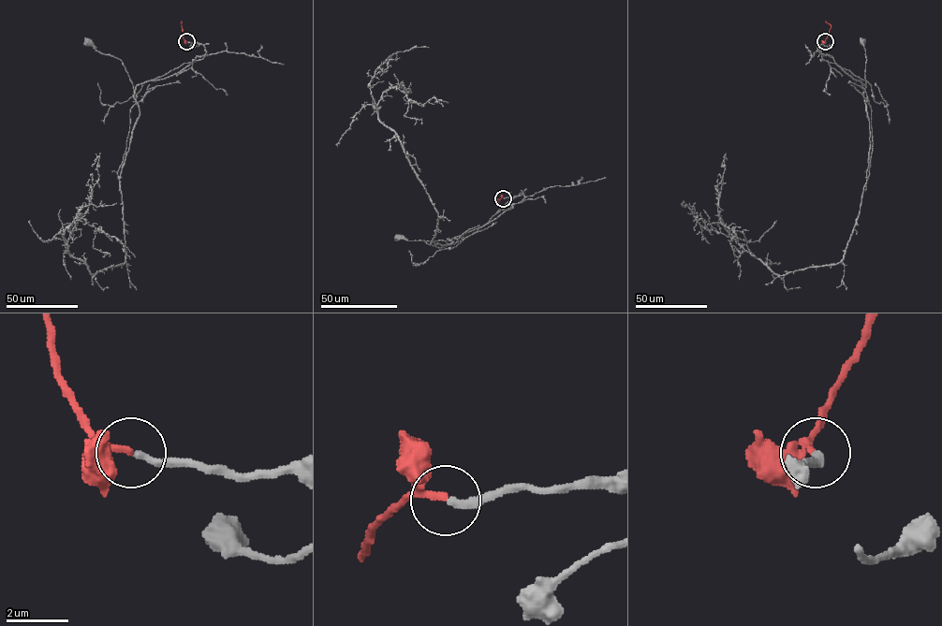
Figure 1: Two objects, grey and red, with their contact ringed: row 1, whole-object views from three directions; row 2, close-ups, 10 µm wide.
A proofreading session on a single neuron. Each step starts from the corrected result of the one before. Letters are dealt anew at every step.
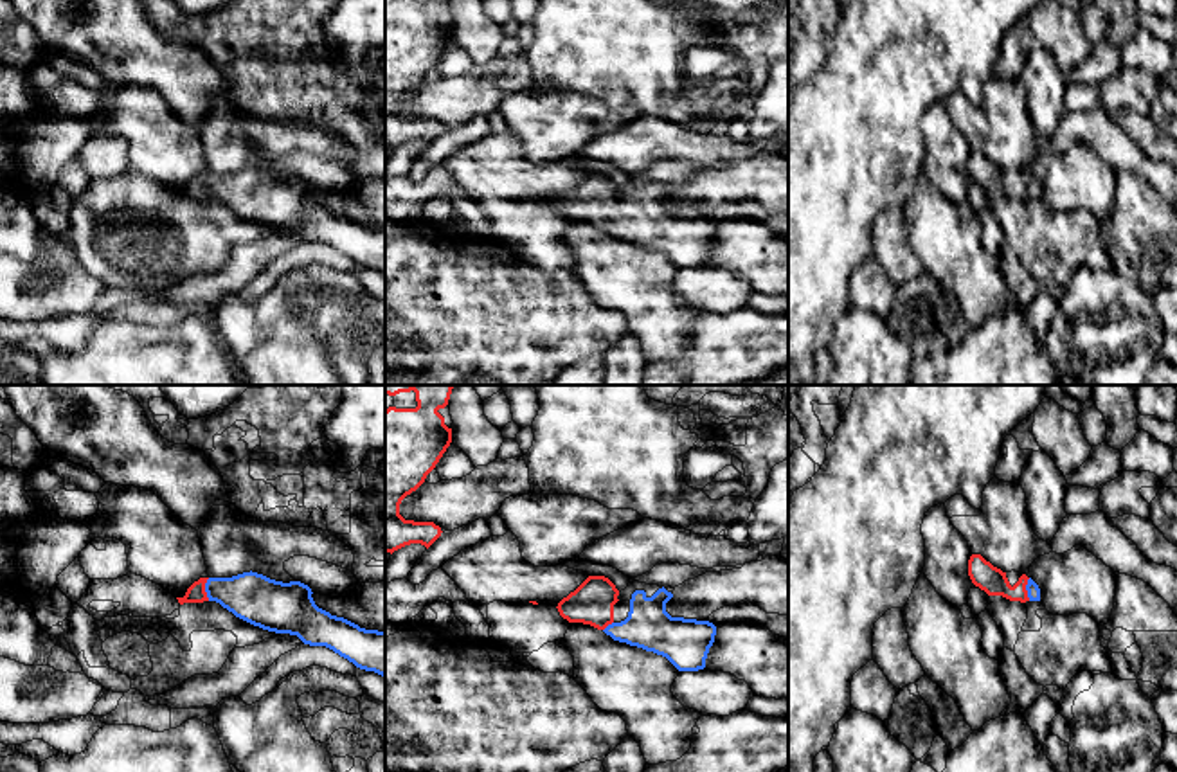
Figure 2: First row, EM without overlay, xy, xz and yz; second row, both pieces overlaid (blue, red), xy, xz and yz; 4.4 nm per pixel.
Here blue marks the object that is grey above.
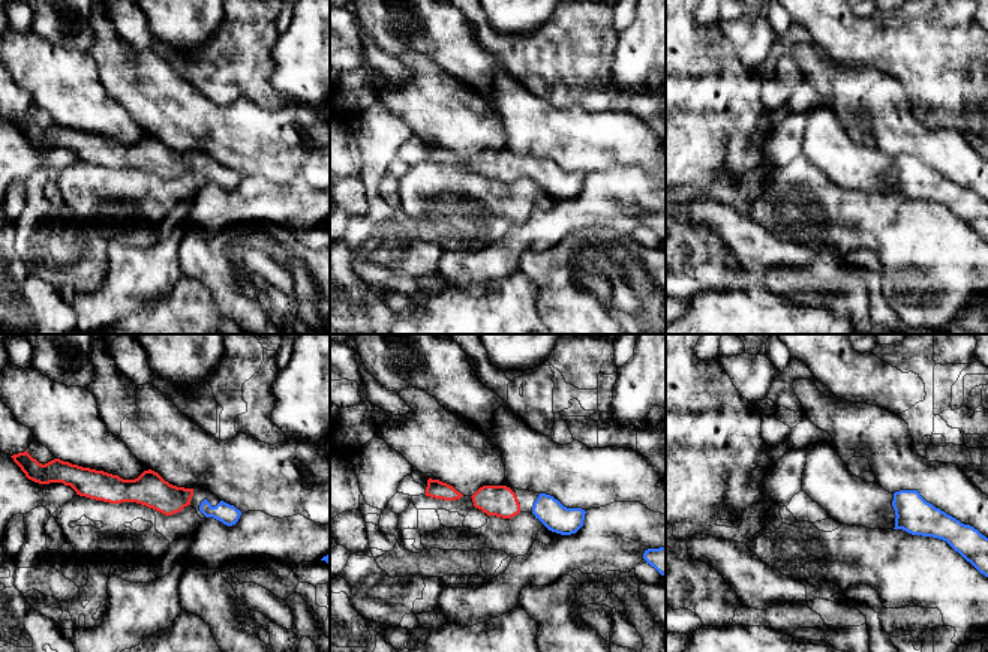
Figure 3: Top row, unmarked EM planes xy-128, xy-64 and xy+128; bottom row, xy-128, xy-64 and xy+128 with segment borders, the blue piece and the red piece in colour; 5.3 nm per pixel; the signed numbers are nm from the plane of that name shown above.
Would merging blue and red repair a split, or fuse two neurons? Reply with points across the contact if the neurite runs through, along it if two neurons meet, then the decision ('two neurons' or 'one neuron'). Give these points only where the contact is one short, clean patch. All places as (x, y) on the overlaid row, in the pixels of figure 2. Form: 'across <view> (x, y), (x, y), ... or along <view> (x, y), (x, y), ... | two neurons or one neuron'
across xy (254, 598), (206, 589), (197, 592) | one neuron

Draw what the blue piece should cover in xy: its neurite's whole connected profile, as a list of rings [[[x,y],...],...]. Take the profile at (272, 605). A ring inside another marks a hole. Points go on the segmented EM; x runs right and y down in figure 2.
[[[250,570],[232,578],[200,578],[176,599],[180,605],[216,601],[254,626],[326,646],[356,668],[385,677],[385,632],[331,615],[315,605],[311,594],[301,581],[283,583]]]

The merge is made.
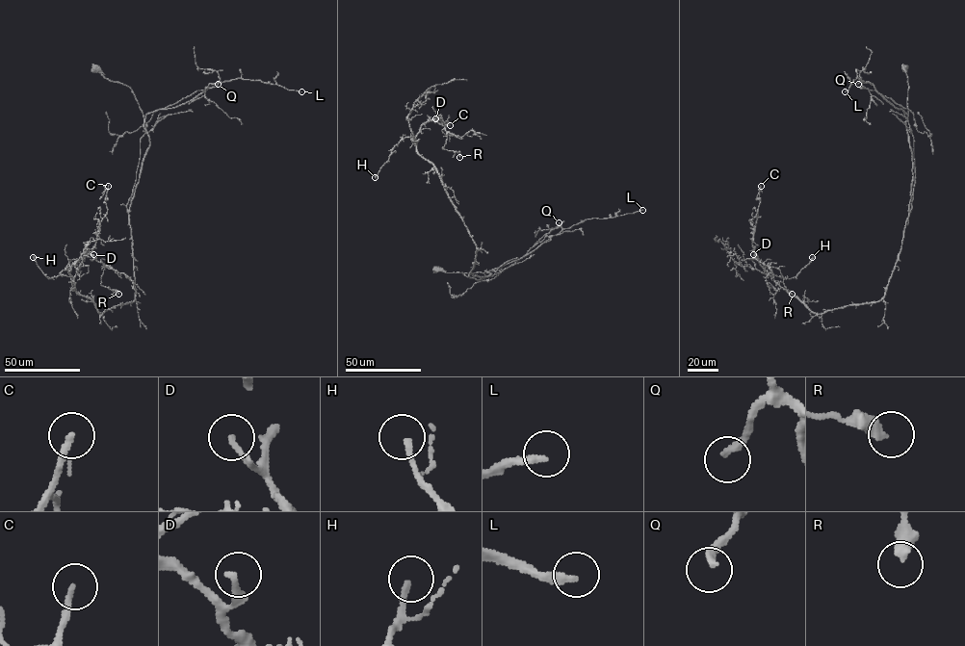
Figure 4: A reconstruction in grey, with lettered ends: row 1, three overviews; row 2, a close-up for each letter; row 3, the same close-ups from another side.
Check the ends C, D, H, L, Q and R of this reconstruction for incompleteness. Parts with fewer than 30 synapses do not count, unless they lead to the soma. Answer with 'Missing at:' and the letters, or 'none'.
Missing at: H, L, Q

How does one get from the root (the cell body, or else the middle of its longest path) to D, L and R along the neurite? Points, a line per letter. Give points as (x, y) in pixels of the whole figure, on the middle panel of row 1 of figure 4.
D: (437, 270), (491, 274), (470, 273), (477, 245), (437, 168), (417, 151), (421, 126), (435, 118)
L: (437, 270), (450, 272), (487, 272), (521, 259), (553, 235), (586, 219), (612, 218), (642, 210)
R: (437, 270), (491, 274), (470, 273), (477, 245), (417, 151), (422, 125), (441, 124), (442, 148), (459, 157)

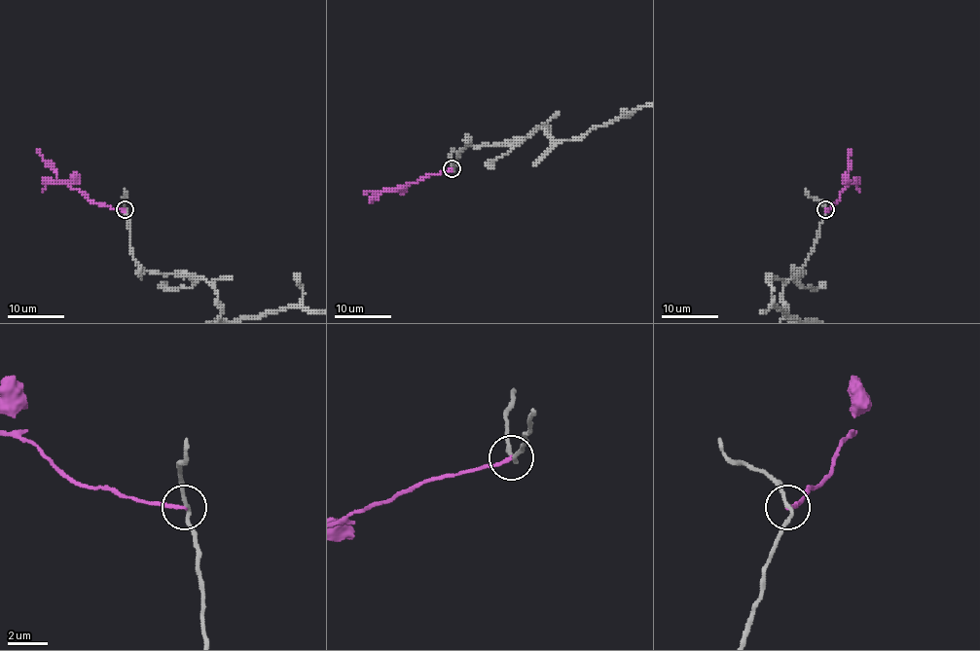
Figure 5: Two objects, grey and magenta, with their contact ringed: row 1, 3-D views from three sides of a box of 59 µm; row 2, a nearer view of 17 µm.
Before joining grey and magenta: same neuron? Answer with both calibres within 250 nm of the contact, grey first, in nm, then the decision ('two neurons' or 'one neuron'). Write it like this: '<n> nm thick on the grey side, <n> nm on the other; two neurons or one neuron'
180 nm thick on the grey side, 200 nm on the other; two neurons

